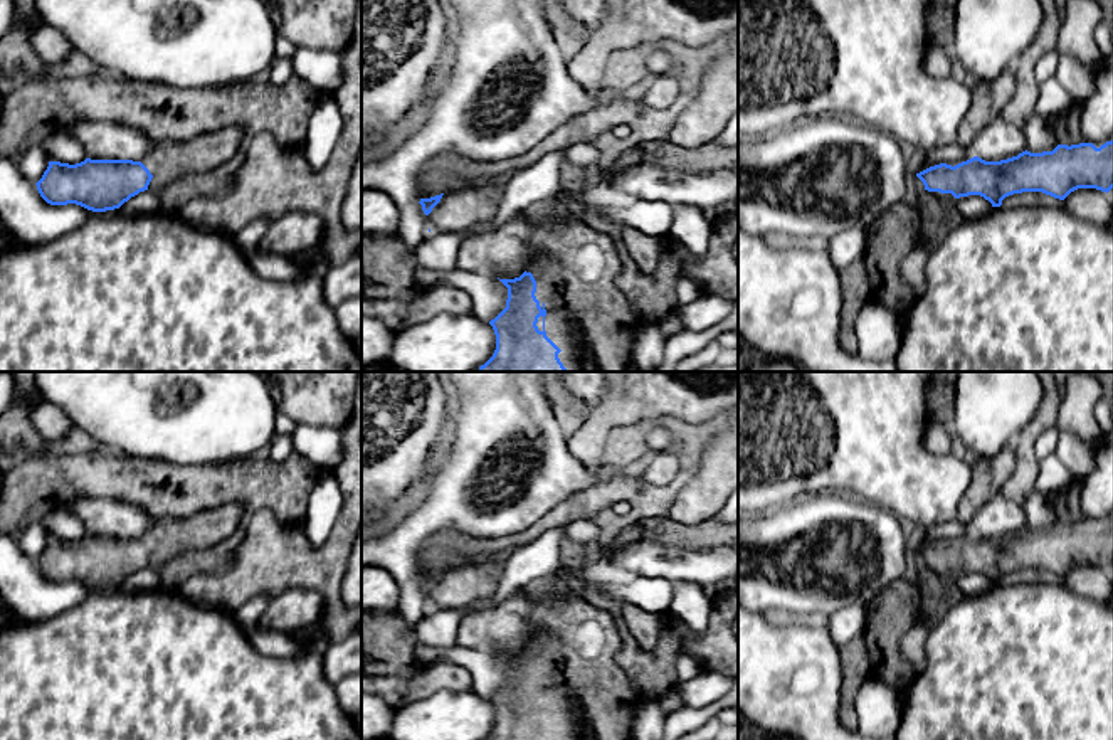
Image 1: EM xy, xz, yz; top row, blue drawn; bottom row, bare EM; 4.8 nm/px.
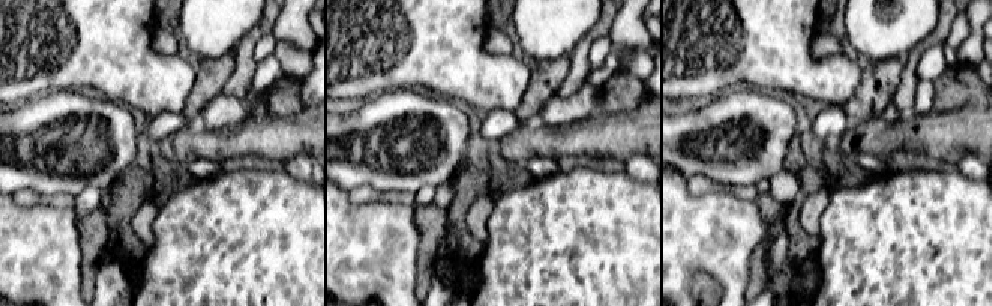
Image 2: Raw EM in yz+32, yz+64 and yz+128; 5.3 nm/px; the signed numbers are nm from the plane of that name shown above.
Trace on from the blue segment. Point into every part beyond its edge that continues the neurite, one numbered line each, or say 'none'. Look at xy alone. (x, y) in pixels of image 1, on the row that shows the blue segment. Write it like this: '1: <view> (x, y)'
1: xy (170, 160)

